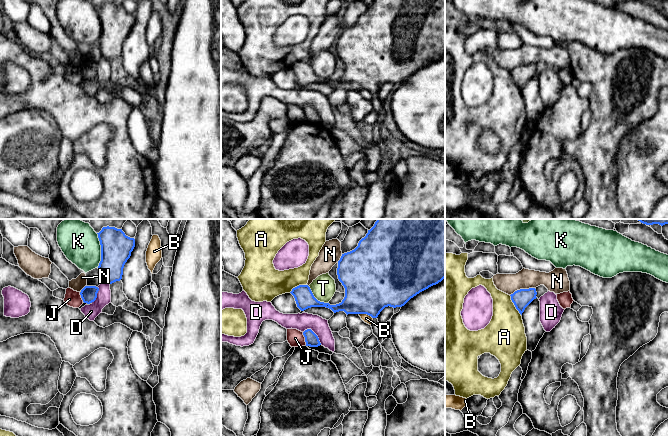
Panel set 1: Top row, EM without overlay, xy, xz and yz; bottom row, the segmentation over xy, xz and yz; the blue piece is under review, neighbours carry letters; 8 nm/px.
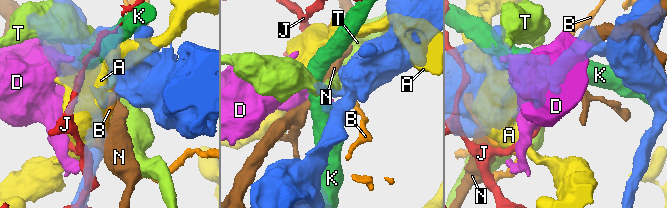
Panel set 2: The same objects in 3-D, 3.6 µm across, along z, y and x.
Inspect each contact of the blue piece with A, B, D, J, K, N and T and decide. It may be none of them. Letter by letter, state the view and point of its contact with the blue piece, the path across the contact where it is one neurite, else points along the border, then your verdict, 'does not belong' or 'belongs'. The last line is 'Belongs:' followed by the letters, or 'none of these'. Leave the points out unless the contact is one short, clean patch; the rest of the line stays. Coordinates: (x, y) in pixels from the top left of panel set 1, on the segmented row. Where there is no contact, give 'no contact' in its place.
A: yz (514, 304) | along yz (509, 295), (515, 308), (521, 314) | does not belong
B: xz (366, 313) | does not belong
D: xz (314, 333) | along xz (303, 331), (310, 329), (317, 336), (321, 344) | does not belong
J: xz (305, 338) | along xz (302, 332), (306, 344) | does not belong
K: xy (101, 250) | does not belong
N: yz (522, 289) | does not belong
T: xz (315, 298) | does not belong
Belongs: none of these

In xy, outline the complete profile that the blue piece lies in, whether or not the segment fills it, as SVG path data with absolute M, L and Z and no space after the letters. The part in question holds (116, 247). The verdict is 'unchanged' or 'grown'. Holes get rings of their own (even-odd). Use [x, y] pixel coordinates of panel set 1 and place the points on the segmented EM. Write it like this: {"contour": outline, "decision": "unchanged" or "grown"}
{"contour": "M103 227L97 233L101 245L101 261L98 269L102 281L112 284L120 281L123 268L135 247L135 239L125 235L122 229Z", "decision": "unchanged"}

